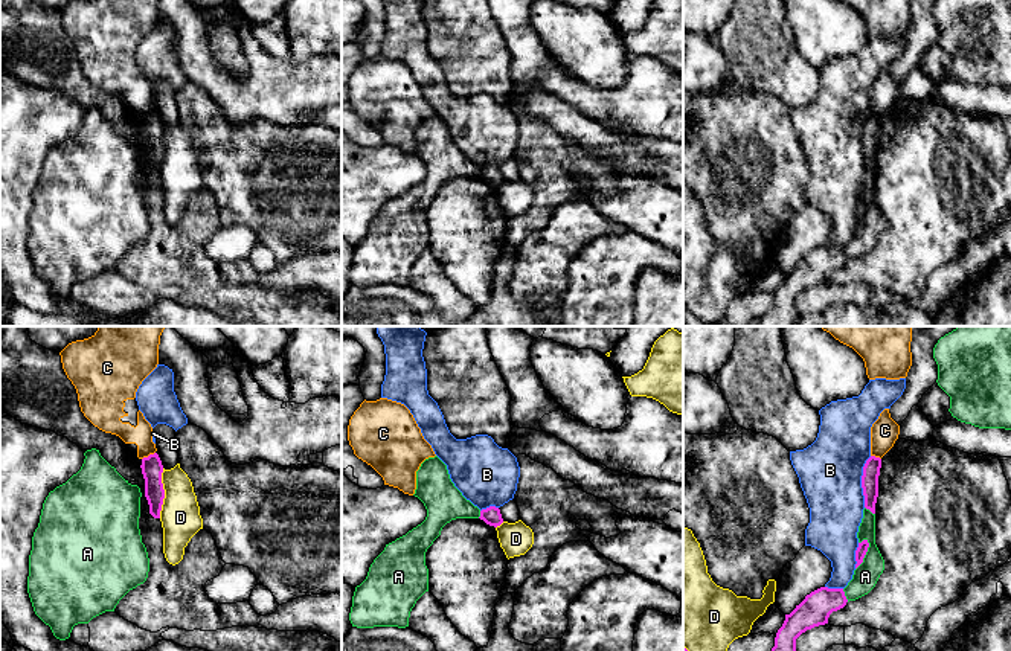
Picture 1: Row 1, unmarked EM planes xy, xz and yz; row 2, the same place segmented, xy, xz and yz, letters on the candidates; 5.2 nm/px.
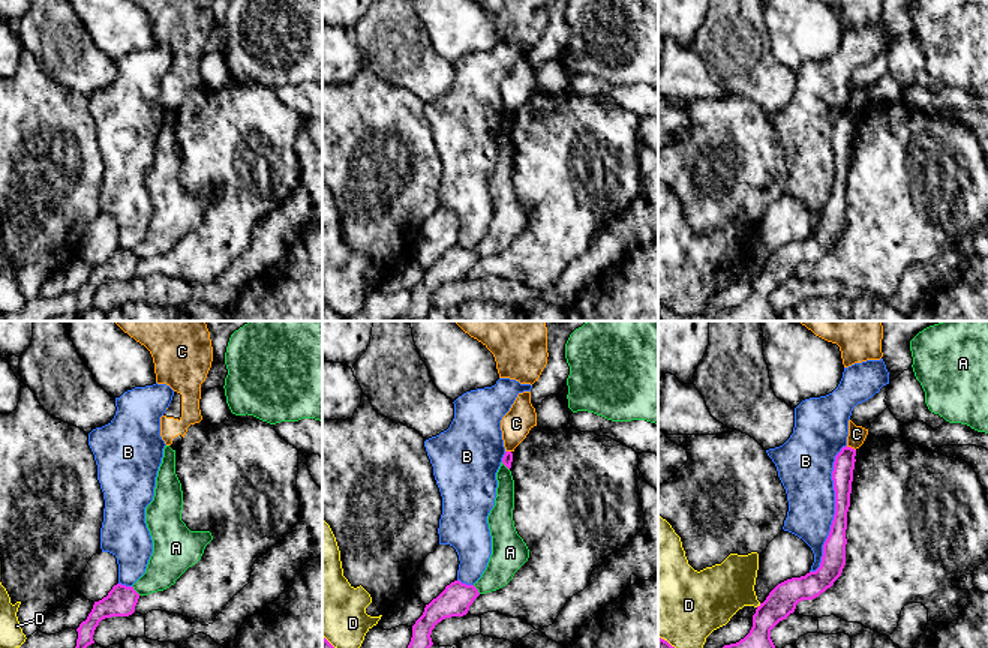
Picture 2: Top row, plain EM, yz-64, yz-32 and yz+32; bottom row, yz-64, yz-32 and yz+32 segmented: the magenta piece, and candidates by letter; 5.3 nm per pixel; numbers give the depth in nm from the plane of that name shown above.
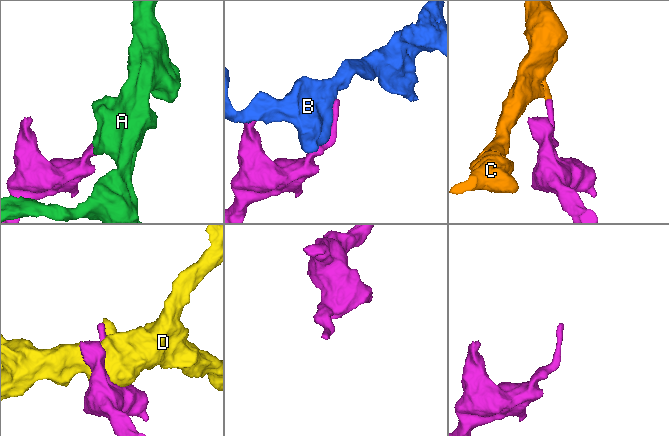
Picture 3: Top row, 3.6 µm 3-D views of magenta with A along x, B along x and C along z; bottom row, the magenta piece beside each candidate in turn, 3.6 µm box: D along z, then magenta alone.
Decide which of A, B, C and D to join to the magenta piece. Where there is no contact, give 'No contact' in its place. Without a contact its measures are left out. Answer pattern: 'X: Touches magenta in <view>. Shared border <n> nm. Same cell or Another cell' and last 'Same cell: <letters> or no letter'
A: Touches magenta in yz. Shared border 180 nm. Another cell
B: Touches magenta in yz. Shared border 280 nm. Another cell
C: Touches magenta in xy. Shared border 80 nm. Another cell
D: Touches magenta in xy. Shared border 260 nm. Another cell
Same cell: no letter

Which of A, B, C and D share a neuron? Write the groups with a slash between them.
A / B / C / D

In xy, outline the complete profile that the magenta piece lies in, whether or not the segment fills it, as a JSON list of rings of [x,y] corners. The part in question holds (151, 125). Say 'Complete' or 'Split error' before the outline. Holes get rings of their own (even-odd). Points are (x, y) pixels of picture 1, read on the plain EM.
Complete. [[[157,111],[142,117],[142,133],[145,137],[145,156],[149,163],[149,172],[154,177],[160,177],[160,169],[165,157],[165,148],[162,142],[163,123]]]

